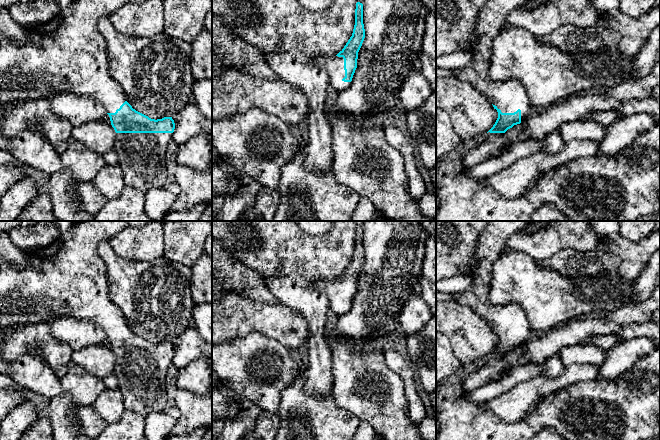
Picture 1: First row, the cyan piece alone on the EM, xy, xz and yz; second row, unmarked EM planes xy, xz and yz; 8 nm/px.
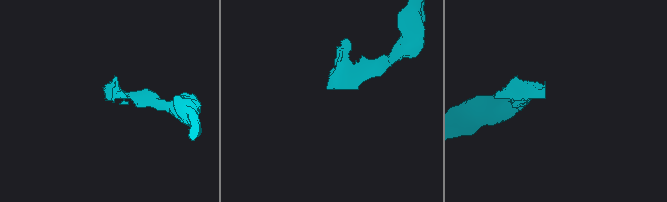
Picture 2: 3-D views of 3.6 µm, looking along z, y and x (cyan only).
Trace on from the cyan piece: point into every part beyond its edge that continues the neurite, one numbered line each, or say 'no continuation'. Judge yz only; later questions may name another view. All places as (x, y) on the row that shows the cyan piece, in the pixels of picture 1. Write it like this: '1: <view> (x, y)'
1: yz (510, 95)

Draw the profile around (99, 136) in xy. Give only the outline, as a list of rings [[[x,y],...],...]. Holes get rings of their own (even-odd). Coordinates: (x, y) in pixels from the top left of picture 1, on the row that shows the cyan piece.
[[[104,120],[73,127],[71,132],[72,138],[102,156],[113,149],[115,135],[116,132],[111,123]]]

